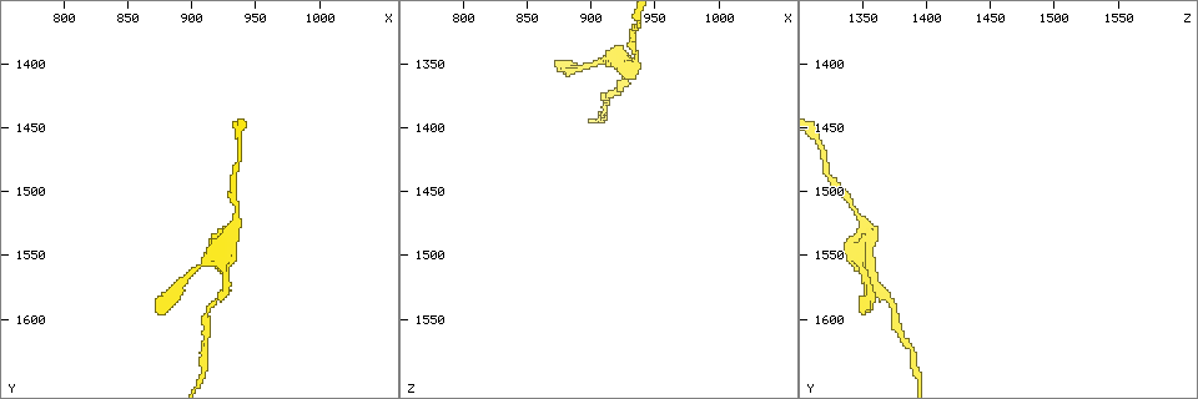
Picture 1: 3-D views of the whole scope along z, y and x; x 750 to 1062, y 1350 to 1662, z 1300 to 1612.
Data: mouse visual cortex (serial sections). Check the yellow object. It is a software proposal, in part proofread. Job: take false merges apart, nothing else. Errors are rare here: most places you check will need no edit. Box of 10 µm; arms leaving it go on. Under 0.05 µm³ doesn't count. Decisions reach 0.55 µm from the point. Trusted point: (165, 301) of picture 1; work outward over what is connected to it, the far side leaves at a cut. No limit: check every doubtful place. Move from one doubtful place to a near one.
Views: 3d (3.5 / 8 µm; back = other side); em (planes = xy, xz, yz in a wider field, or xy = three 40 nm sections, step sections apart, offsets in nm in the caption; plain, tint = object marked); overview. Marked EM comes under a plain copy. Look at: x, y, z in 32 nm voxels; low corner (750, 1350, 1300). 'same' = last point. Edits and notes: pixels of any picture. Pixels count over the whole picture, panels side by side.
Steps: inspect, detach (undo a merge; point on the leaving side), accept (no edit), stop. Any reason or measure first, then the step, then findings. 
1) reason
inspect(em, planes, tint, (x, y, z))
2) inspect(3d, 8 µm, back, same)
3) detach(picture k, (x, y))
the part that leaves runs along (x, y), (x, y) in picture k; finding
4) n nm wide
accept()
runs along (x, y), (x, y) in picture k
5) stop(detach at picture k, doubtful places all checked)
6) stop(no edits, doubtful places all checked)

three arms meet
inspect(3d, 8 µm, (918, 1552, 1346))

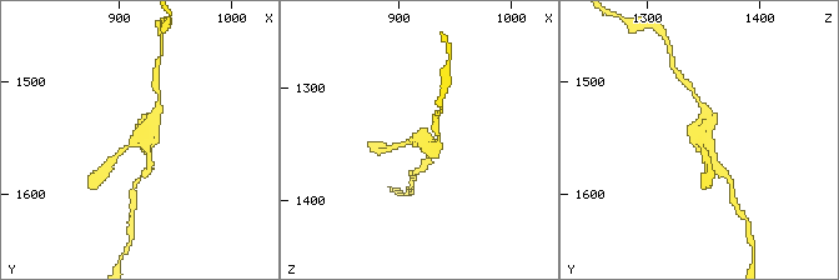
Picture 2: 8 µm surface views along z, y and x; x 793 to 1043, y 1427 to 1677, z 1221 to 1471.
inspect(3d, 3.5 µm, back, same)

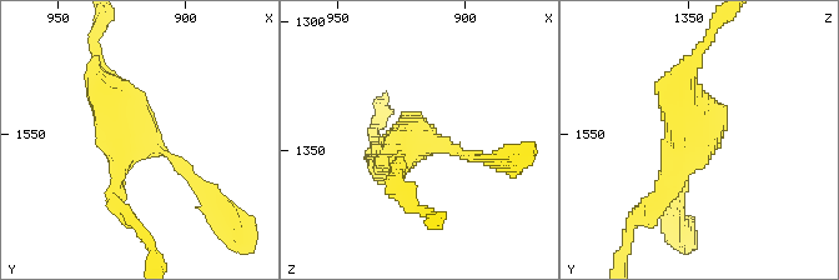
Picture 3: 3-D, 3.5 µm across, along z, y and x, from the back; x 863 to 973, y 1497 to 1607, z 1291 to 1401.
3 arms; arms of 150, 200, 500 nm
inspect(em, xy, step 1, tint, (918, 1552, 1347))

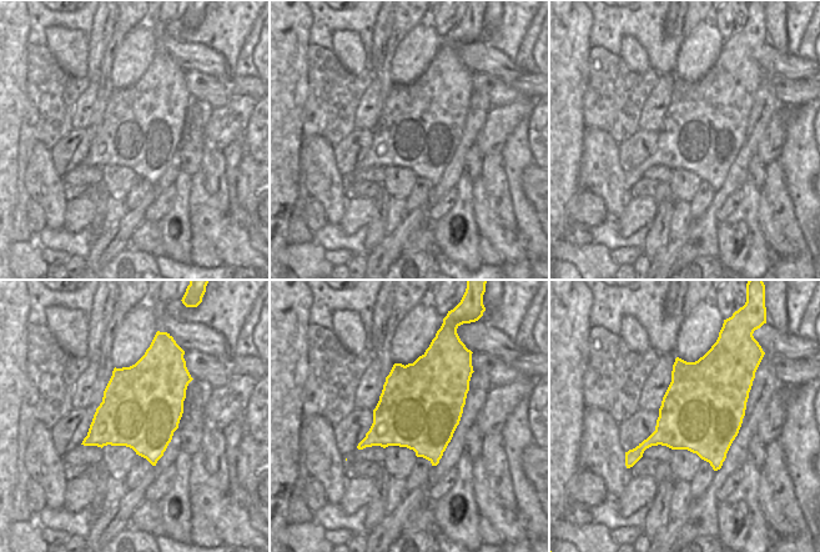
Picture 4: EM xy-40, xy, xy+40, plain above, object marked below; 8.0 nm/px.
650 nm wide
accept()
runs along (206, 193), (119, 116), (95, 78) in picture 3; all the same cell

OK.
calibre changes
inspect(3d, 8 µm, (934, 1530, 1352))

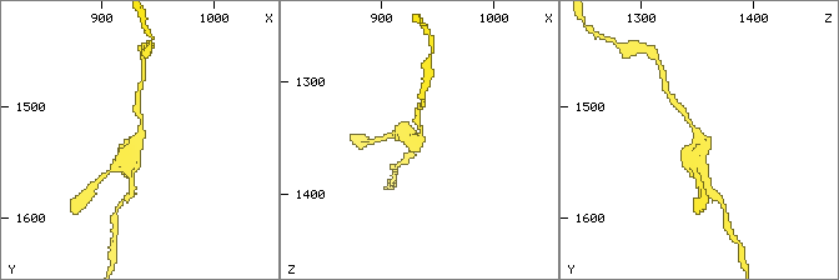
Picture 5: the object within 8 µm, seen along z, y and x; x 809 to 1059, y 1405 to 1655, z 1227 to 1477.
arms of 150, 500 nm
inspect(em, xy, step 1, tint, same)

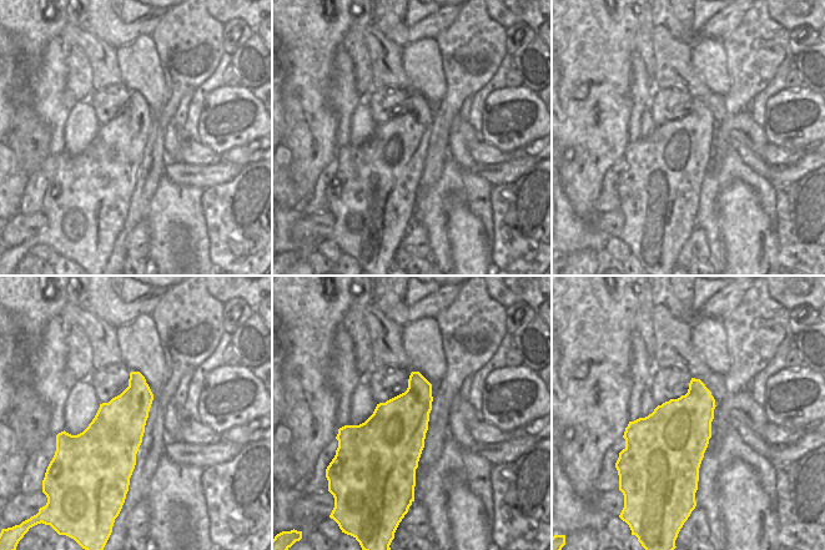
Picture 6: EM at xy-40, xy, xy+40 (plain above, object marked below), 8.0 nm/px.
accept()
runs along (119, 165), (141, 136), (137, 109) in picture 5; one cell here

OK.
calibre changes
inspect(3d, 3.5 µm, back, (928, 1570, 1360))

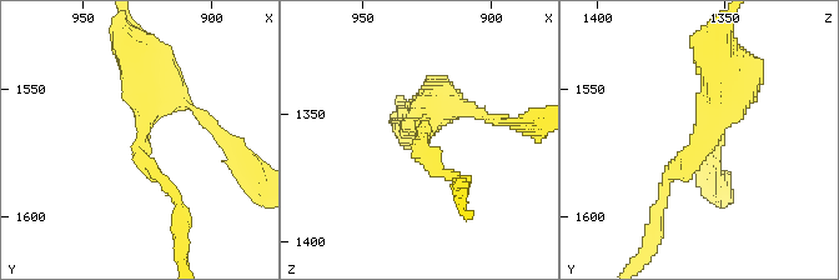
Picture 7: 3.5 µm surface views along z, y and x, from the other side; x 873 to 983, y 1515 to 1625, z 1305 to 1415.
arms of 150, 350 nm
inspect(em, xy, step 5, tint, (927, 1571, 1360))

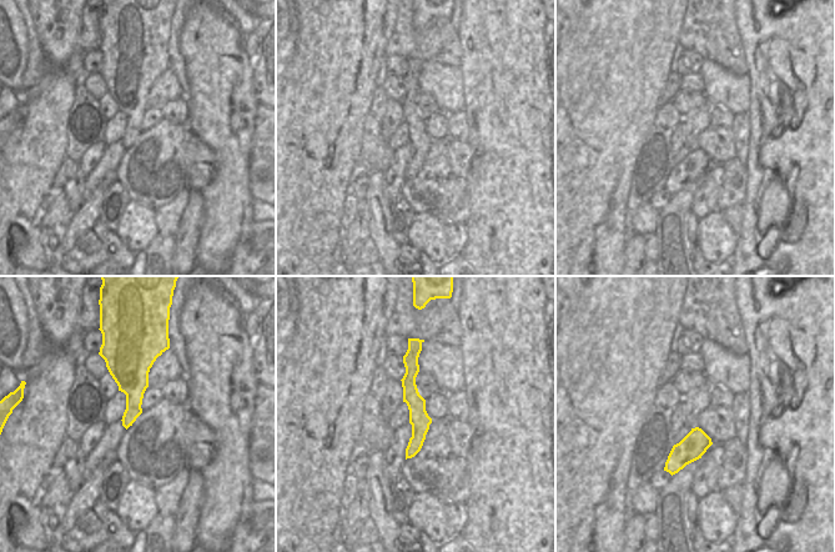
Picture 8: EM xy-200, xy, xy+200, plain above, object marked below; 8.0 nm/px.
accept()
runs along (732, 100), (668, 174), (662, 200) in picture 7; all the same cell

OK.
stop(no edits, doubtful places all checked)

